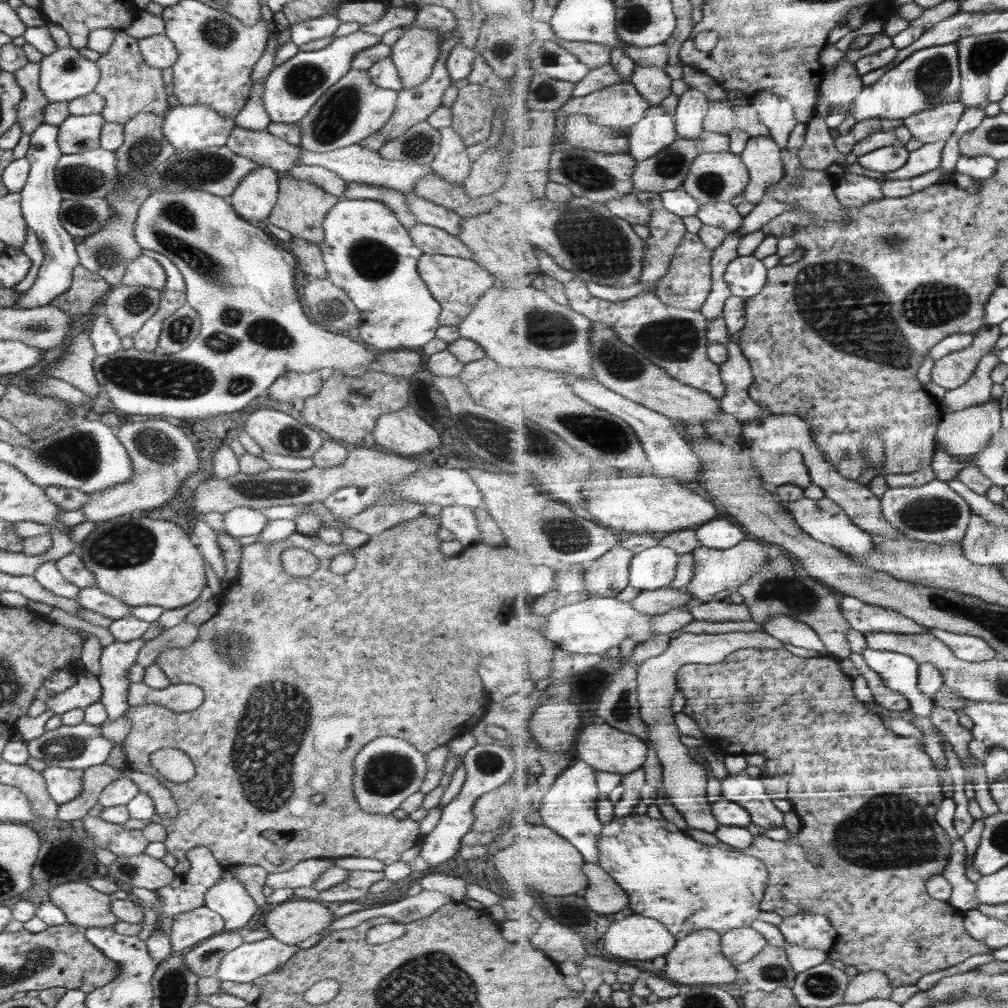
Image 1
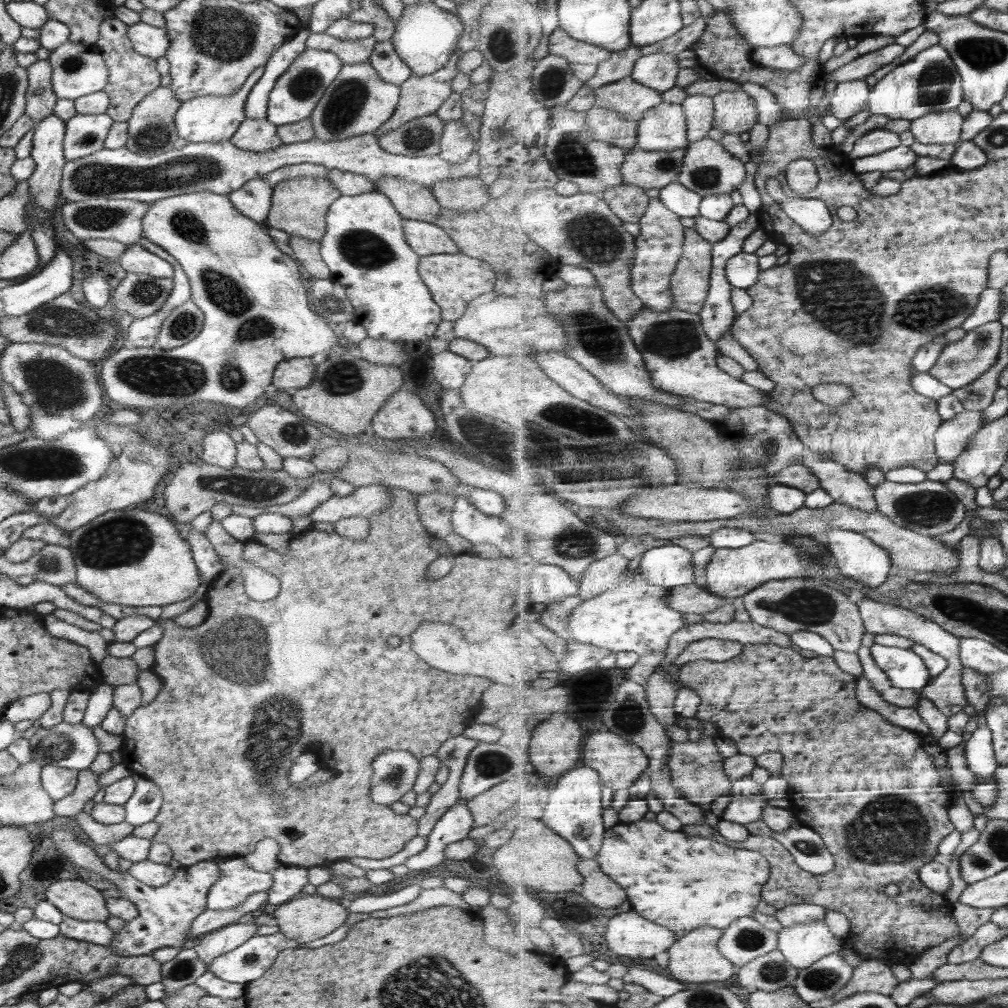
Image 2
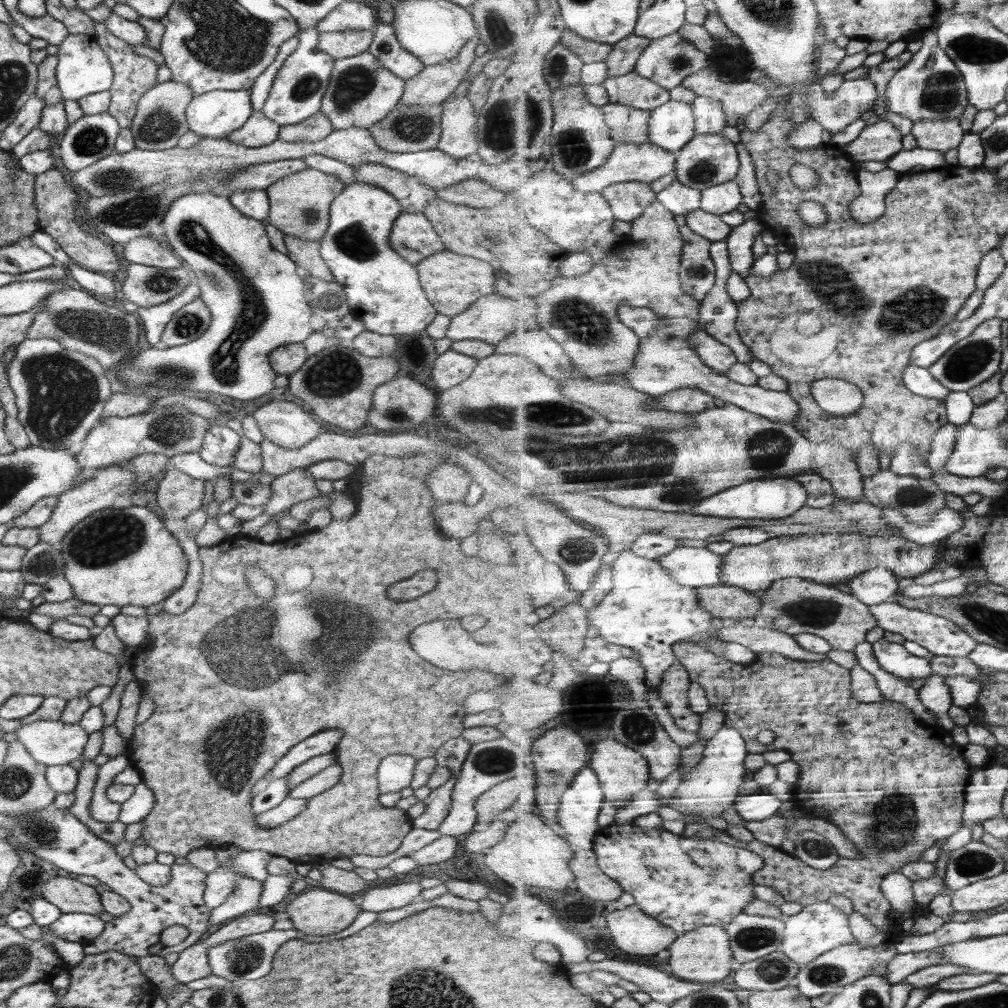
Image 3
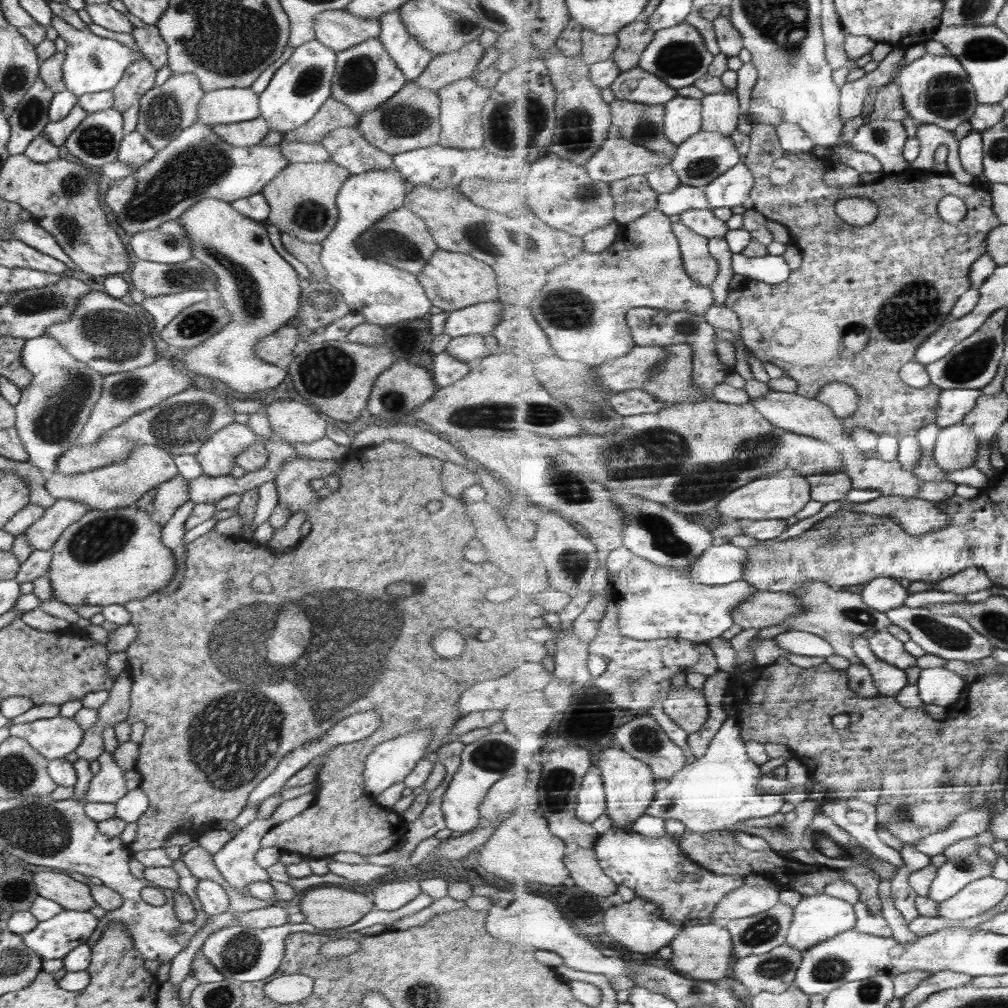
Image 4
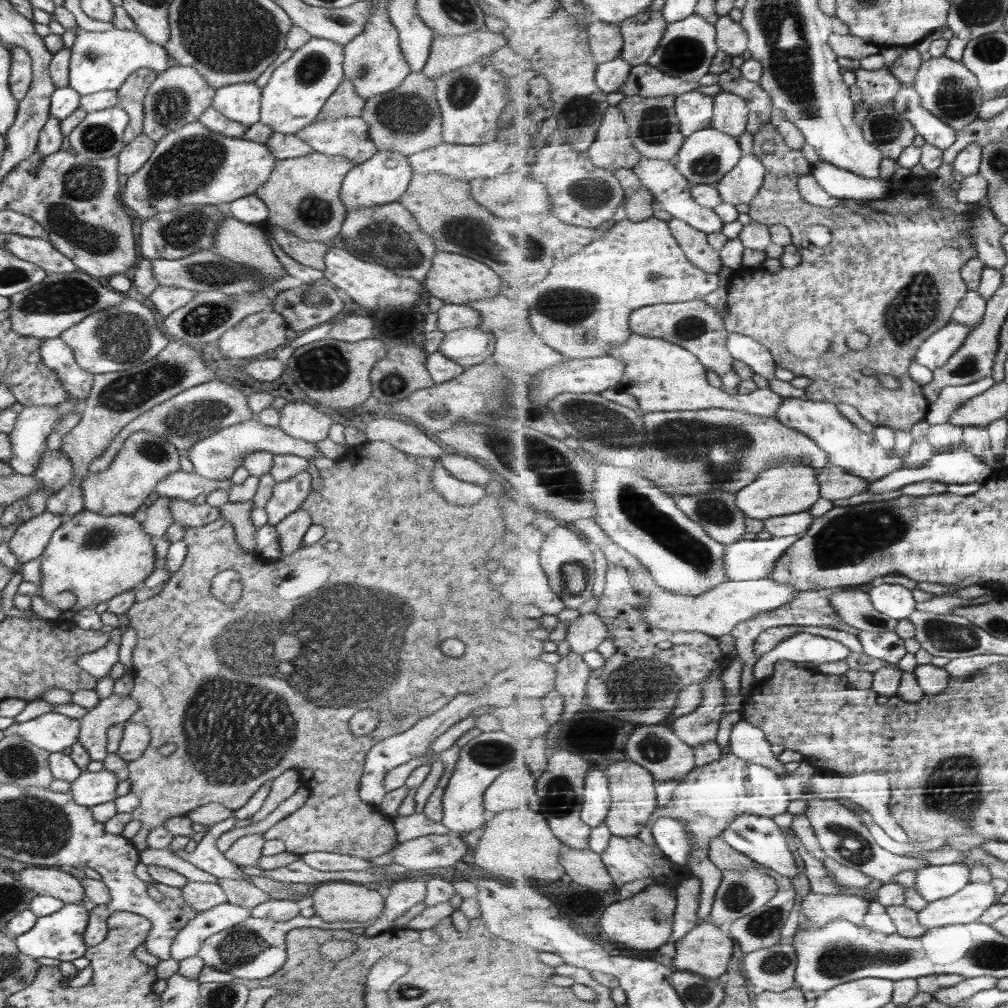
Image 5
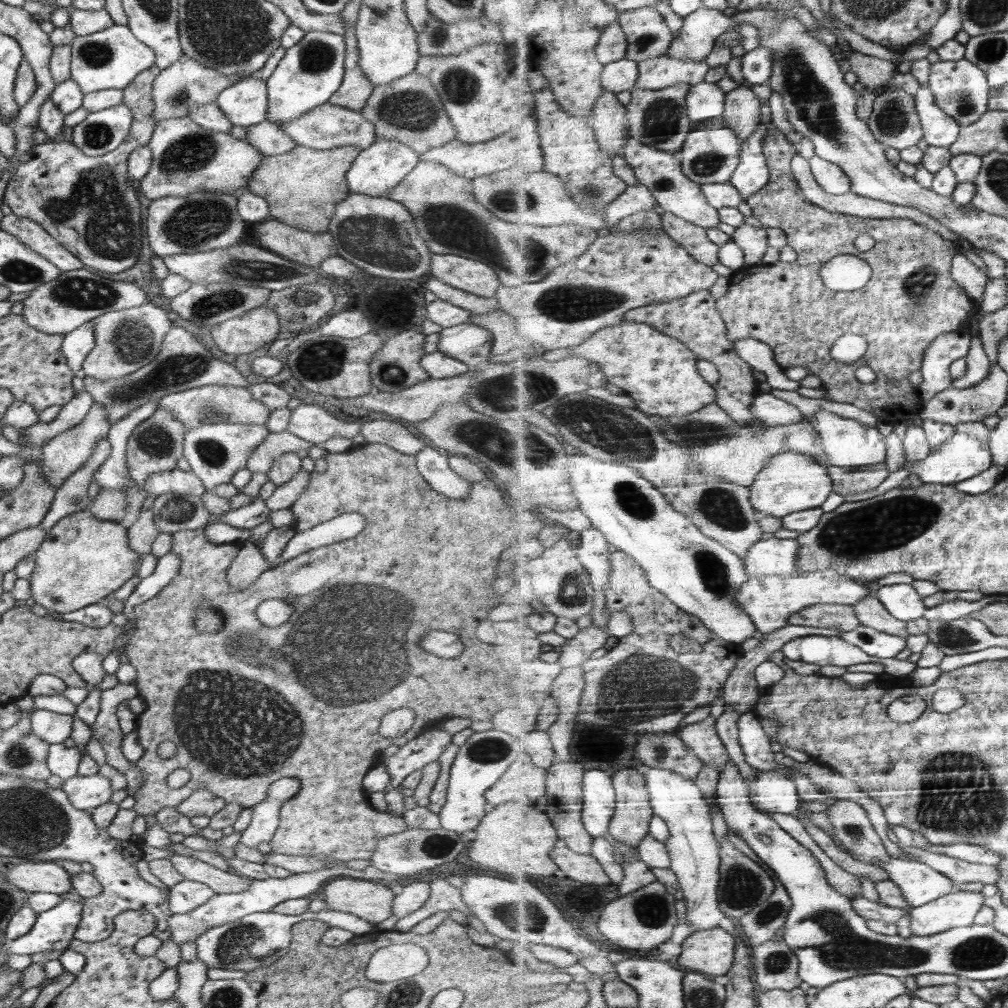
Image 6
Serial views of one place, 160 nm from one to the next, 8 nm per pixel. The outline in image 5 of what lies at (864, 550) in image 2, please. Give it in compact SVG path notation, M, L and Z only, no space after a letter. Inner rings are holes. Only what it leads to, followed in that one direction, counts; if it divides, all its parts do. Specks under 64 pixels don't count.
M878 582L869 593L878 610L898 621L910 618L917 611L919 602L914 591L902 584Z

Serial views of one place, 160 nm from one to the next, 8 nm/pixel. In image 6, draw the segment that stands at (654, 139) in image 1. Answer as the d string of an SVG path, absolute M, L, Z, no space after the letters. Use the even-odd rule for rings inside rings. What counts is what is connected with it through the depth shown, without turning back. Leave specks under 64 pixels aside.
M702 82L693 86L688 97L689 115L694 128L705 122L718 122L726 110L728 92L718 84Z

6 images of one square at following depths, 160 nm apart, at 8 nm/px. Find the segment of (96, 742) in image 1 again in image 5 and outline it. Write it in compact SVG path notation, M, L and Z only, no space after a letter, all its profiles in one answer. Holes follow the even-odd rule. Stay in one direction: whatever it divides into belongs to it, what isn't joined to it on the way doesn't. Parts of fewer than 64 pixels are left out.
M56 711L43 714L34 720L20 724L13 723L4 729L4 736L19 734L24 740L31 742L50 753L62 752L78 741L80 719L68 718Z

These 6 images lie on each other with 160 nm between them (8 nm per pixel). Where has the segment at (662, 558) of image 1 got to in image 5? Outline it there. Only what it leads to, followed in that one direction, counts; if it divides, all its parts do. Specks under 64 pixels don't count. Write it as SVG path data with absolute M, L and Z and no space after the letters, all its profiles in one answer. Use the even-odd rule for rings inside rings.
M803 532L802 534L794 534L794 536L773 536L764 540L750 536L742 539L740 542L736 542L736 544L728 545L725 568L728 580L748 581L768 578L778 566L778 562L782 560L784 554L789 553L792 546L806 534Z

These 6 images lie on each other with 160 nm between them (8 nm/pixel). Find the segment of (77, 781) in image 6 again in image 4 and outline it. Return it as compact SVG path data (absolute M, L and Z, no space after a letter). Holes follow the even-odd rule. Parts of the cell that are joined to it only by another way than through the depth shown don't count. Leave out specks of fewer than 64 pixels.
M104 751L99 757L101 771L94 775L85 792L84 802L103 802L115 804L127 793L123 770L115 765L112 755Z

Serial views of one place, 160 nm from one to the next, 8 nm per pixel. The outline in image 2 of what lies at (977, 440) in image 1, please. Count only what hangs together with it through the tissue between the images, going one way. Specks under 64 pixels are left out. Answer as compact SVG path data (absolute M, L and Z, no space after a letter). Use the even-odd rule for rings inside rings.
M966 409L953 418L952 420L945 420L937 434L937 453L941 458L942 464L955 463L962 454L969 449L971 438L976 436L985 426L987 426L987 418L985 417L985 410L971 411Z

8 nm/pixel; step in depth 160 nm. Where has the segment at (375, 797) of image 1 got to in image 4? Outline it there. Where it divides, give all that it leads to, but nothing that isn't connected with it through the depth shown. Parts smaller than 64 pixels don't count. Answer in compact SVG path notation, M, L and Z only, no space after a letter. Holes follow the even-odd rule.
M415 730L404 736L393 738L378 744L370 755L366 757L364 764L364 790L376 798L383 790L403 780L412 772L416 764L427 754L427 746L431 741L431 730Z

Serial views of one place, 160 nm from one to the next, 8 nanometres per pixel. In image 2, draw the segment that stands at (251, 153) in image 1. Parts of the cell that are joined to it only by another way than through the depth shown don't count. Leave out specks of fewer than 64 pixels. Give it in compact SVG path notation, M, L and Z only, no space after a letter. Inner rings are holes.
M246 117L236 129L236 134L229 141L234 146L252 152L266 152L282 146L282 140L277 136L277 125L267 118Z

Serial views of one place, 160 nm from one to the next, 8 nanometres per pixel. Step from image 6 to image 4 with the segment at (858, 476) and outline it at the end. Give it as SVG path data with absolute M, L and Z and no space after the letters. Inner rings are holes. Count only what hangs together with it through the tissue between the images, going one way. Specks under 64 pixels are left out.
M844 470L834 473L820 473L809 477L812 484L813 498L826 505L838 500L846 500L846 496L854 490L852 476Z

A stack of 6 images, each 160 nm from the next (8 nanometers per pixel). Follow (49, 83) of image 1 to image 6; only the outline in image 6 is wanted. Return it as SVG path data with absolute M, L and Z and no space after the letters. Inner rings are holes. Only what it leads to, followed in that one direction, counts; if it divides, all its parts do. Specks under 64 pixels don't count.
M114 25L105 30L76 36L71 47L71 80L86 94L97 90L115 88L123 90L126 85L154 65L155 54L146 44L137 40L127 26Z

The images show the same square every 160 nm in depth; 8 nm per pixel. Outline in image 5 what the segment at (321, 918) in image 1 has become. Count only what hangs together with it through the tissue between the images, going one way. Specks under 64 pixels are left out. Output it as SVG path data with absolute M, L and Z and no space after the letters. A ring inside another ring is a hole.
M346 881L320 883L311 897L315 915L324 922L364 922L378 918L385 905L378 891Z

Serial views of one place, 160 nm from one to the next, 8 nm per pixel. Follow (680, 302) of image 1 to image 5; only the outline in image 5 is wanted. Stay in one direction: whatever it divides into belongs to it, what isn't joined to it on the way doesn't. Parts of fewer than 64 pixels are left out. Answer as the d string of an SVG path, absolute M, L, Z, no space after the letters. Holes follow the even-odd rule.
M674 217L669 223L674 236L681 243L689 259L698 268L712 274L719 274L726 267L721 257L721 251L716 250L710 244L707 232L698 230L681 218Z

